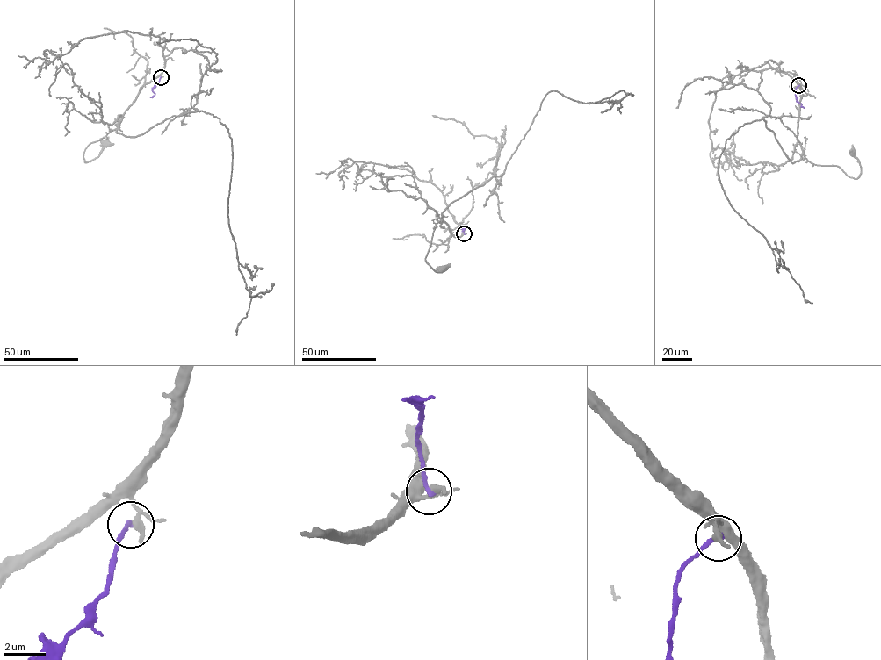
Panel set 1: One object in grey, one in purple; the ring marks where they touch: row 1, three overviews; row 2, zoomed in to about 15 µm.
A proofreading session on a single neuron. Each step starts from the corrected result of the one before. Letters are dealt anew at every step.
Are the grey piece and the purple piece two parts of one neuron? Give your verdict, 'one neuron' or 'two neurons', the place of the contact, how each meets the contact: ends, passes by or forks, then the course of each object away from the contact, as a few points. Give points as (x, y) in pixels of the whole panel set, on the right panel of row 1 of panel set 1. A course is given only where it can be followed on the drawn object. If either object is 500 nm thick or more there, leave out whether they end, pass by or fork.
two neurons | (798, 85) | grey passes by | purple ends | grey via (798, 85), (802, 94), (797, 137), (805, 156), (815, 164), (839, 166), (855, 178), (861, 167), (852, 152) | purple via (798, 85), (795, 96), (804, 107)

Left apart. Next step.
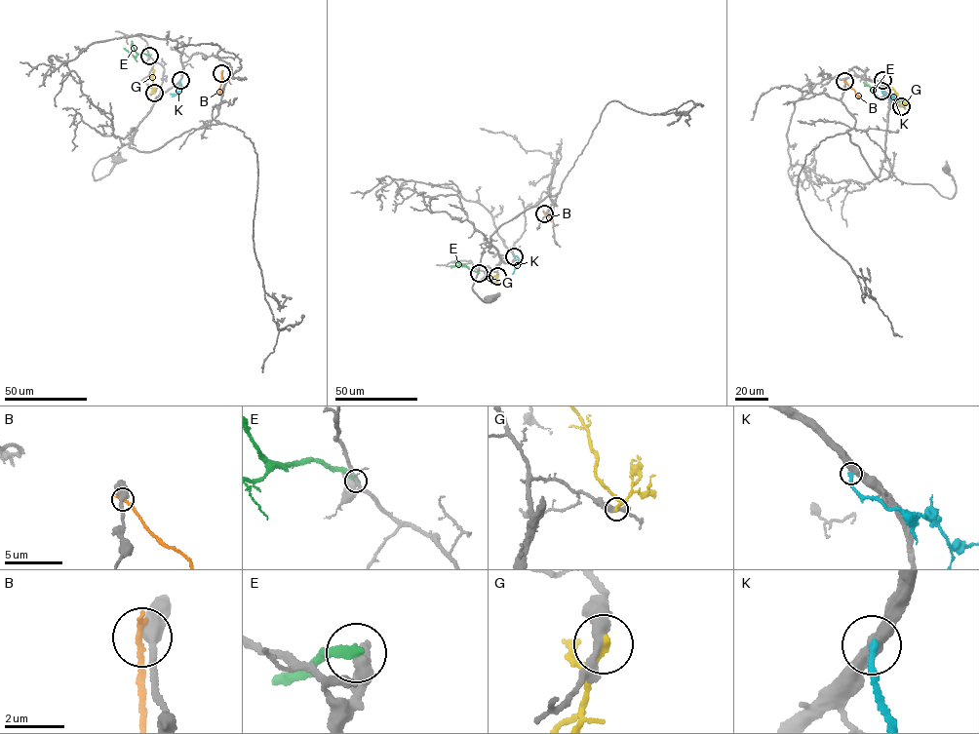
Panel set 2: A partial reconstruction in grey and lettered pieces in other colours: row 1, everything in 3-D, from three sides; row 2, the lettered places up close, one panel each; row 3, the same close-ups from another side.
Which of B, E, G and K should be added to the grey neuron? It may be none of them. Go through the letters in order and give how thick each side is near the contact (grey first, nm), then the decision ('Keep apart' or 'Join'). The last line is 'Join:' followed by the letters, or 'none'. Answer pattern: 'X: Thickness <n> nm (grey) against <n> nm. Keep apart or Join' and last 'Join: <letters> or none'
B: Thickness 440 nm (grey) against 220 nm. Keep apart
E: Thickness 400 nm (grey) against 300 nm. Keep apart
G: Thickness 340 nm (grey) against 240 nm. Keep apart
K: Thickness 480 nm (grey) against 240 nm. Keep apart
Join: none

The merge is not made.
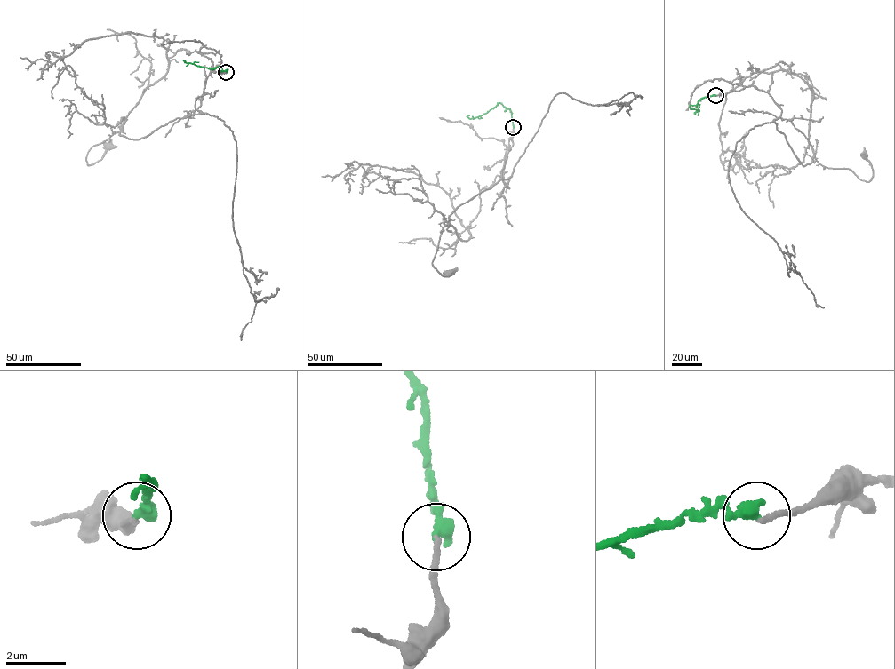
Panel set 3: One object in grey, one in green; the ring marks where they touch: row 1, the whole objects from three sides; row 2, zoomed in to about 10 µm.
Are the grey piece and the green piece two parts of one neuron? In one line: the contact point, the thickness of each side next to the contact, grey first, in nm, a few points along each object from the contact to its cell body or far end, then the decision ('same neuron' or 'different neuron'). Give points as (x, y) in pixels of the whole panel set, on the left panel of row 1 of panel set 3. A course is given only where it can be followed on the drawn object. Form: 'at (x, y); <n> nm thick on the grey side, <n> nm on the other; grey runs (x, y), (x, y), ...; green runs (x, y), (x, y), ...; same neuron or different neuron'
at (226, 72); 180 nm thick on the grey side, 440 nm on the other; grey runs (226, 72), (210, 73), (201, 113), (139, 139), (120, 131), (88, 151), (87, 164), (99, 161), (108, 145); green runs (227, 72), (227, 69), (221, 71), (218, 67), (212, 69), (184, 62); different neuron

